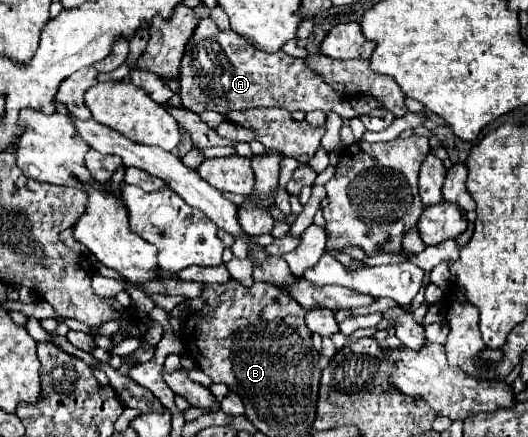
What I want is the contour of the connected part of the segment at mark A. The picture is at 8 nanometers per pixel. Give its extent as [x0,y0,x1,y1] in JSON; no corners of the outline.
[180,18,358,118]

